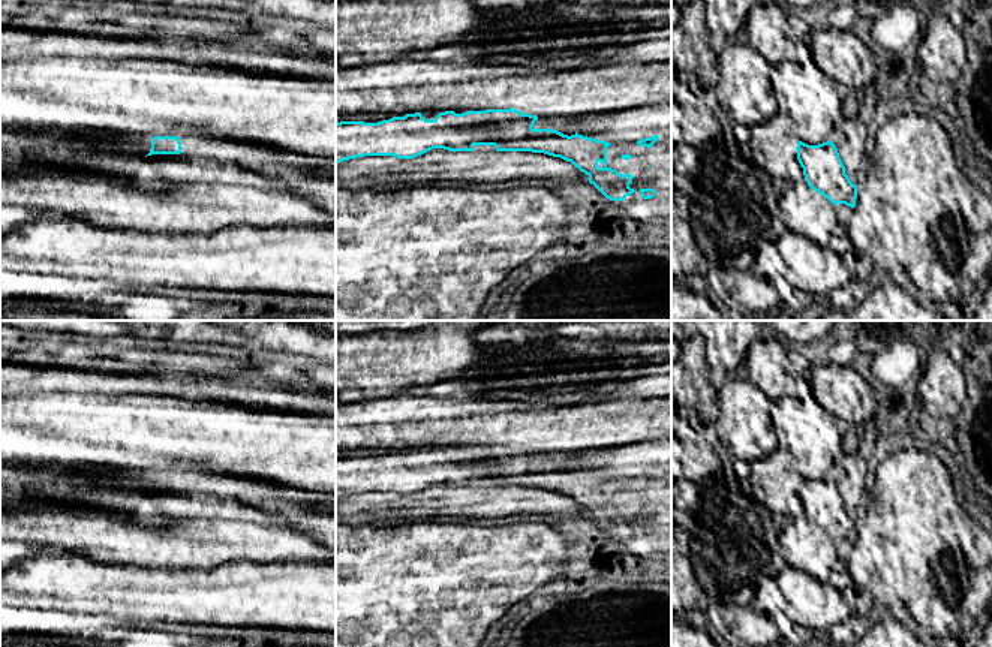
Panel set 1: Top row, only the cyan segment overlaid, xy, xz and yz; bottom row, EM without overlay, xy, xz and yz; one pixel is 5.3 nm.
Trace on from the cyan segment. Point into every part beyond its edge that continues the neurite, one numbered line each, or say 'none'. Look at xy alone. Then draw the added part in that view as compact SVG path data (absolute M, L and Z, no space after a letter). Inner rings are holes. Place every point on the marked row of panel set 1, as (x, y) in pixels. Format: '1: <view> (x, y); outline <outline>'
none

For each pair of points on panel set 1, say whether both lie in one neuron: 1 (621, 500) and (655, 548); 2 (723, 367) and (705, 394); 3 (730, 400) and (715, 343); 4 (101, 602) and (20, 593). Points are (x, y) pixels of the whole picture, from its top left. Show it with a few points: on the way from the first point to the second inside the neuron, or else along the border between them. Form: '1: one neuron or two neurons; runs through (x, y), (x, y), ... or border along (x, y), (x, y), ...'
1: one neuron; runs through (633, 512), (654, 536)
2: two neurons; border along (703, 349), (708, 379), (717, 390)
3: two neurons; border along (732, 375), (721, 387)
4: one neuron; runs through (81, 593), (39, 593)

